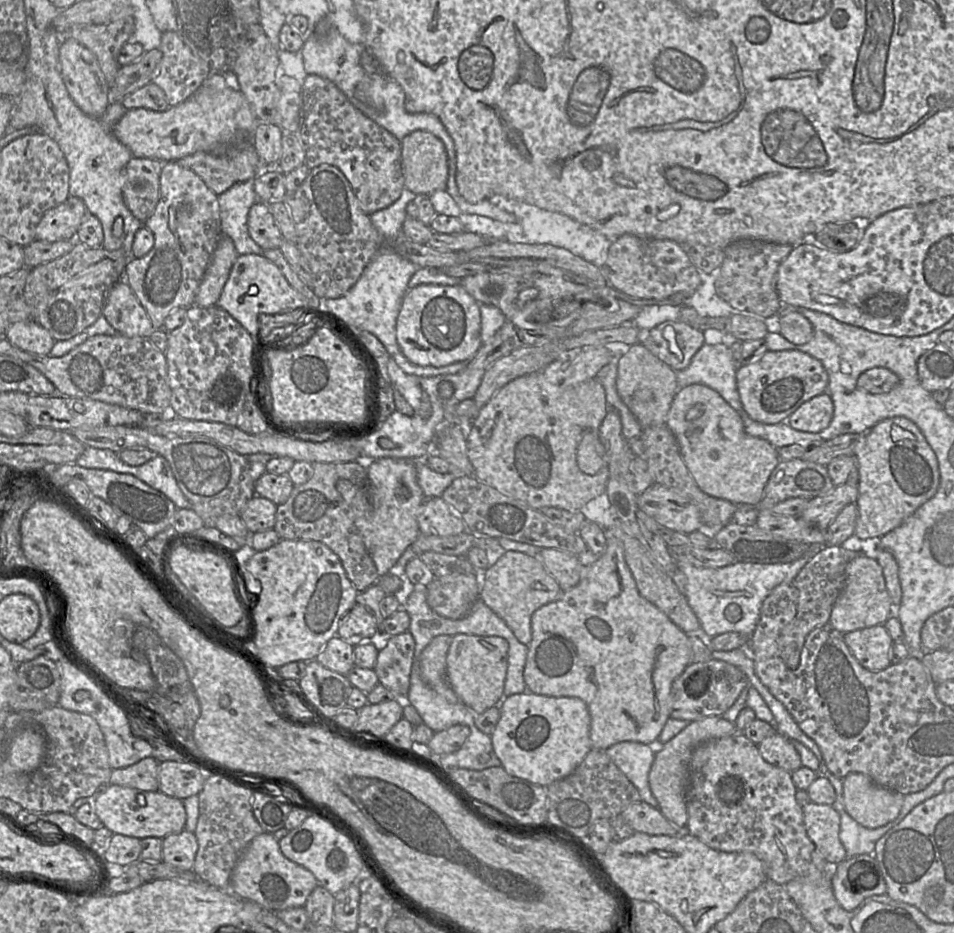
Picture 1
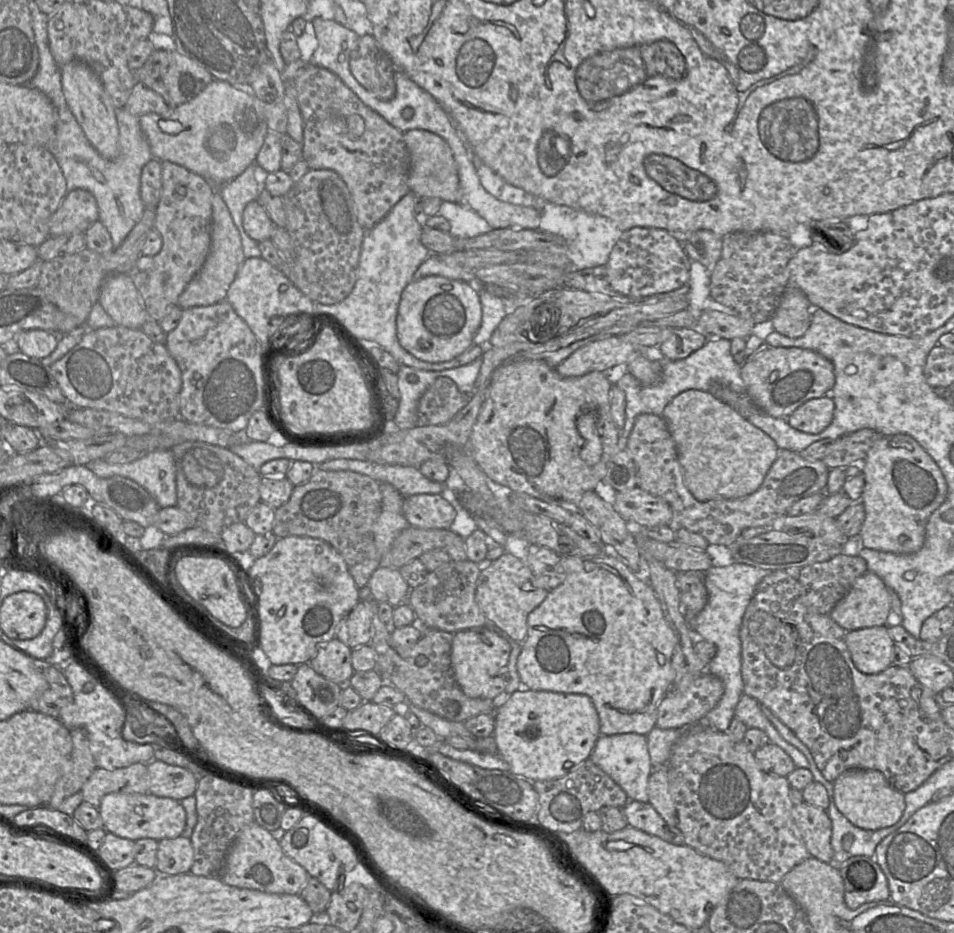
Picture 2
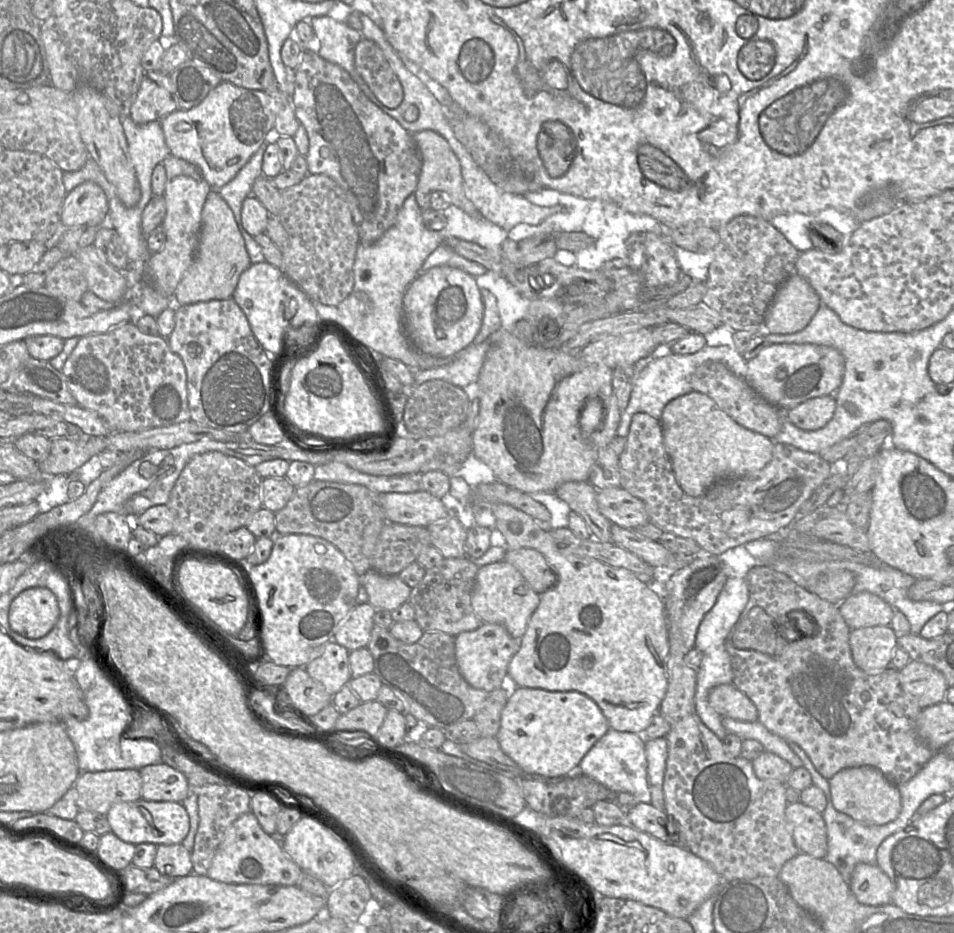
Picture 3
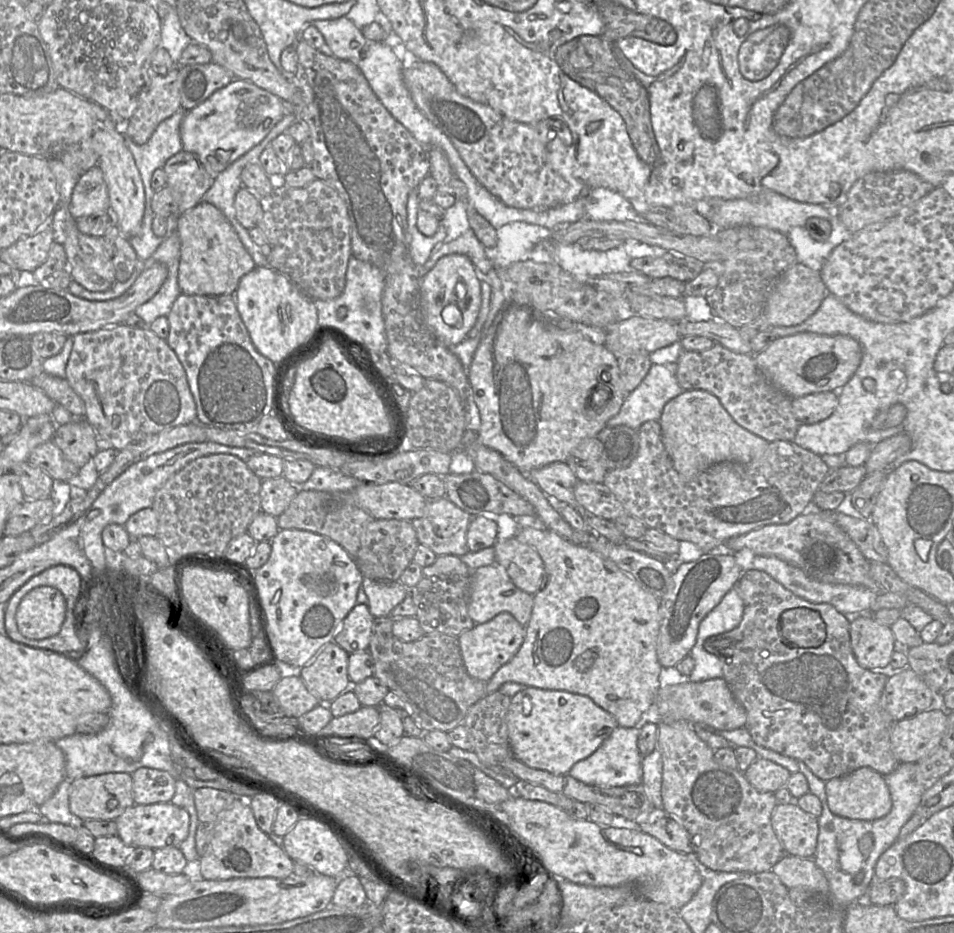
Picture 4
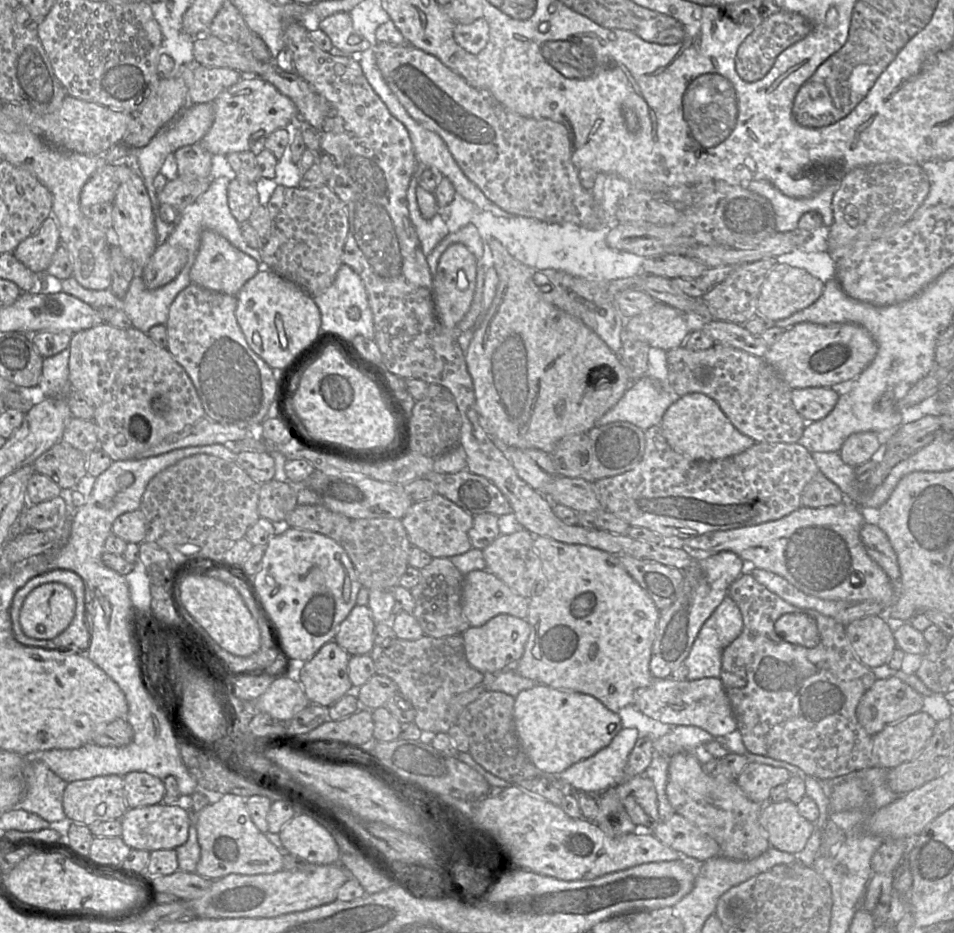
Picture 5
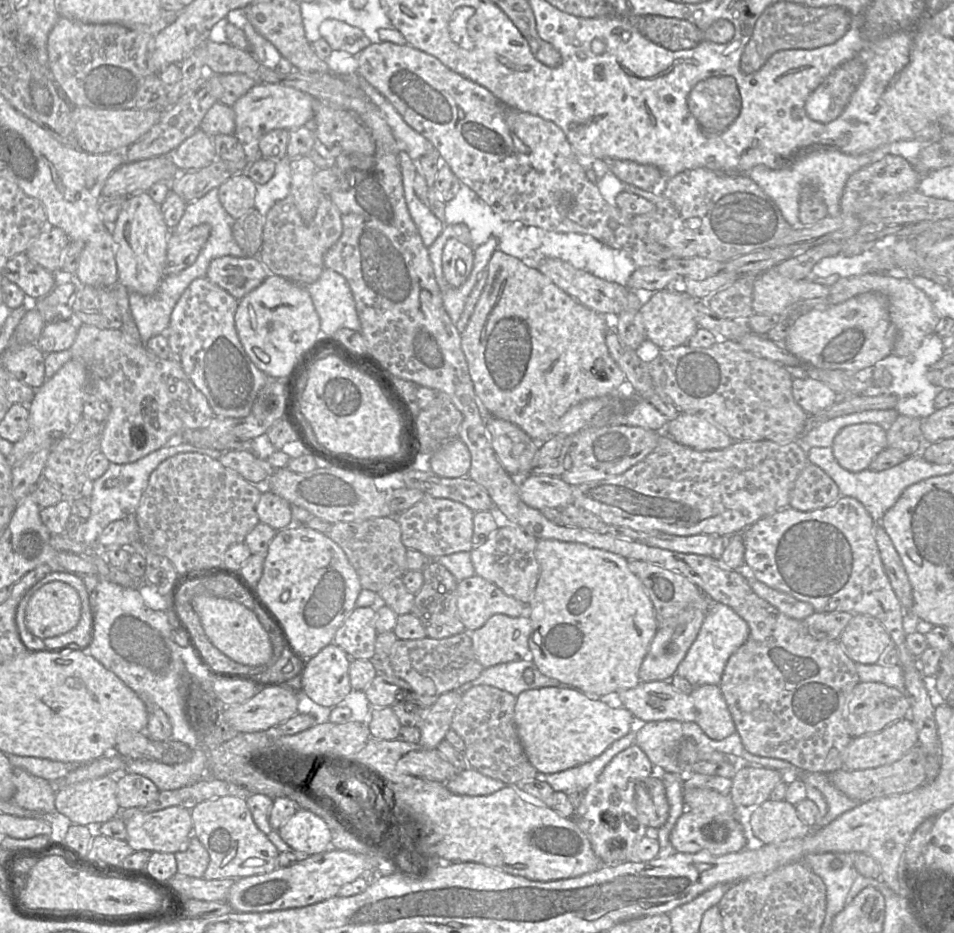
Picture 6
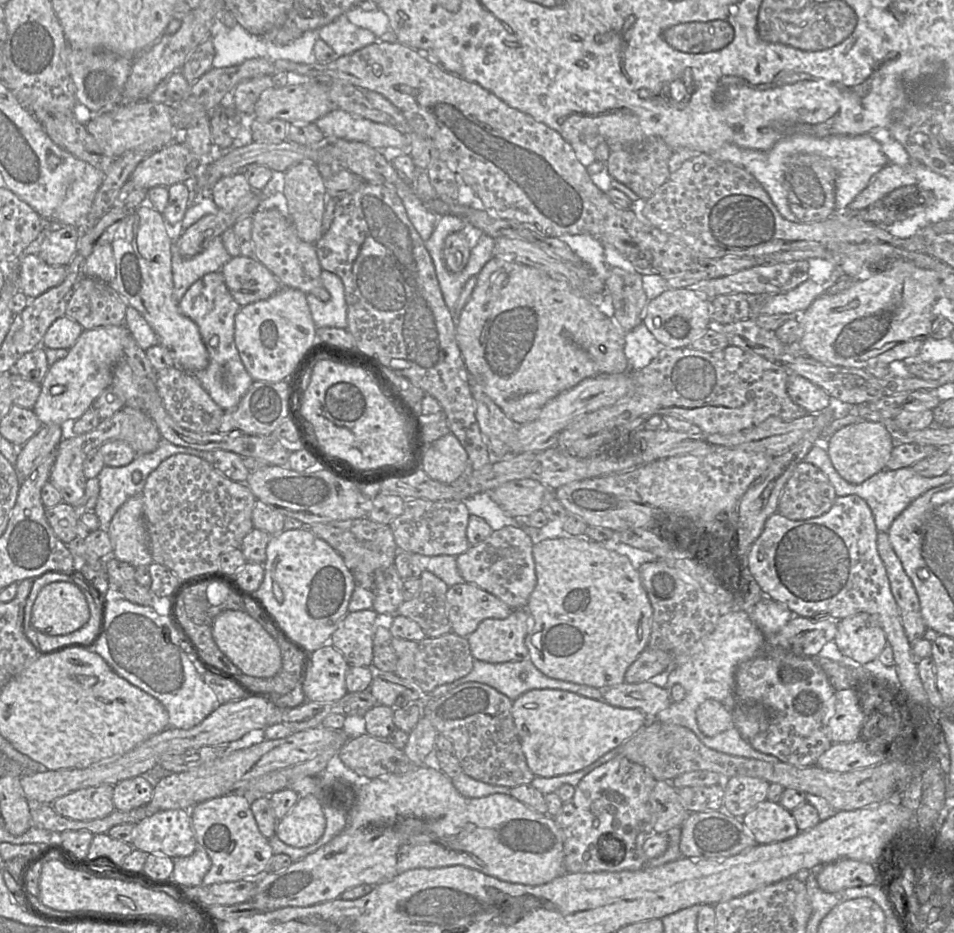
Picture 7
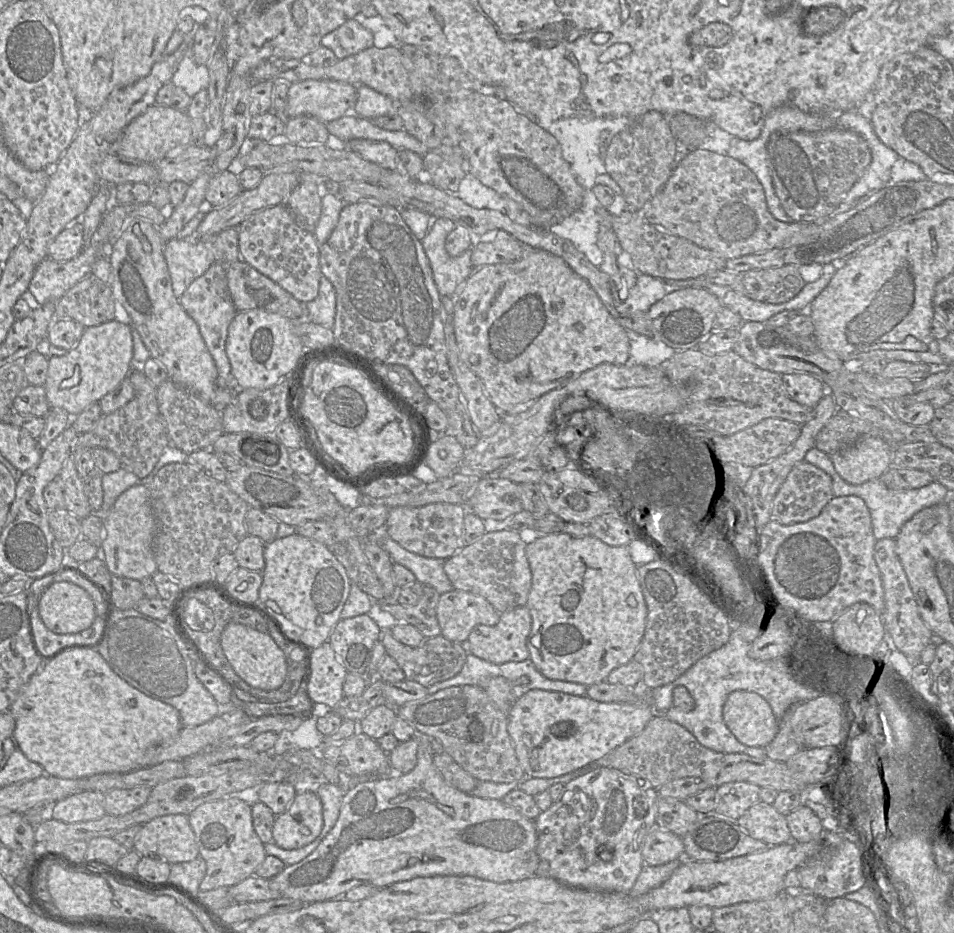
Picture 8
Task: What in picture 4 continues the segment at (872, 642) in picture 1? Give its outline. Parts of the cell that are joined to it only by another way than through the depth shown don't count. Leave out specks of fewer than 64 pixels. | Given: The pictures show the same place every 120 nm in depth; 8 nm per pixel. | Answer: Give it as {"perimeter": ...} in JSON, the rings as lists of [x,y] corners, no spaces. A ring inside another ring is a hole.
{"perimeter":[[[870,613],[851,617],[850,639],[856,660],[869,670],[887,667],[898,647],[891,628],[877,622]]]}

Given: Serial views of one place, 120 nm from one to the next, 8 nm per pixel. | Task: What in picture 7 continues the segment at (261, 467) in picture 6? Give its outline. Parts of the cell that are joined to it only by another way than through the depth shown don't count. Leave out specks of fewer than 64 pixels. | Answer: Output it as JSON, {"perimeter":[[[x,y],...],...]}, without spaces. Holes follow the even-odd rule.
{"perimeter":[[[193,449],[193,454],[206,460],[230,480],[246,483],[250,471],[243,463],[243,457],[226,450],[202,451]]]}

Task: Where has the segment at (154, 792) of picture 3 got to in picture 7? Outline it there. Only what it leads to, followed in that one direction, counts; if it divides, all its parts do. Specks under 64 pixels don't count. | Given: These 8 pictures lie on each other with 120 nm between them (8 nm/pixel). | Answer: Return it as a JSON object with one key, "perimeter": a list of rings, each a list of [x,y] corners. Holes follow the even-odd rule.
{"perimeter":[[[147,776],[125,779],[114,785],[113,804],[118,811],[131,811],[152,799],[154,782]]]}

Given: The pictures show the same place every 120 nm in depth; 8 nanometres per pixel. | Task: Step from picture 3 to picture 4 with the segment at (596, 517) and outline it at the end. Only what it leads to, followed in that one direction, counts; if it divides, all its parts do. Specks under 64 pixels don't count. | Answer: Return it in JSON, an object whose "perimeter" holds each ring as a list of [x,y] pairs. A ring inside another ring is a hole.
{"perimeter":[[[554,462],[529,473],[529,477],[545,495],[553,495],[561,502],[568,503],[581,515],[588,516],[575,497],[575,486],[579,482],[566,462]]]}

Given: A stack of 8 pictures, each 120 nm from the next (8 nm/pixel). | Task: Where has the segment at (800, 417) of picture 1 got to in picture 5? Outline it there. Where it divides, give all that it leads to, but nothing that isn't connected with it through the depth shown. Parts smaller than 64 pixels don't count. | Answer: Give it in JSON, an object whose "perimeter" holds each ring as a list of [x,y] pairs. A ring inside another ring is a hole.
{"perimeter":[[[807,387],[792,389],[791,400],[794,408],[808,422],[827,417],[839,400],[839,394],[832,388]]]}

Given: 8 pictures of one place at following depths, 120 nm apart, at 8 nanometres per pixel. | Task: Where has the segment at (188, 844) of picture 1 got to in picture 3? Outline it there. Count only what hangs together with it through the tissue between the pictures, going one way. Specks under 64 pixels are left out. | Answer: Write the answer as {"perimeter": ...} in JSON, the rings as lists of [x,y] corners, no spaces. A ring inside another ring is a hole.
{"perimeter":[[[182,843],[158,845],[154,867],[172,878],[189,875],[193,872],[191,853]]]}

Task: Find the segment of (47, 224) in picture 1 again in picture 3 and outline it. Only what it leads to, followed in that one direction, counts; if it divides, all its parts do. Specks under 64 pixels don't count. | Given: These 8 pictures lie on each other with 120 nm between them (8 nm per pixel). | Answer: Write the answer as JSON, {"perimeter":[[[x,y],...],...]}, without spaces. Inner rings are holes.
{"perimeter":[[[87,181],[66,194],[58,220],[66,228],[82,225],[100,227],[107,223],[108,211],[103,189],[98,184]]]}

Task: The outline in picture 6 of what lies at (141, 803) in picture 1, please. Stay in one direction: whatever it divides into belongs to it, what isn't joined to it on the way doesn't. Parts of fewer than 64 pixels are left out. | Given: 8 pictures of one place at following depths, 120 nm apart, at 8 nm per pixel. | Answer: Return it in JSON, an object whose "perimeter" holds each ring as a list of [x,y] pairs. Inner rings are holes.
{"perimeter":[[[171,806],[154,812],[140,812],[125,821],[127,829],[126,841],[134,851],[176,853],[185,851],[193,834],[191,809]]]}

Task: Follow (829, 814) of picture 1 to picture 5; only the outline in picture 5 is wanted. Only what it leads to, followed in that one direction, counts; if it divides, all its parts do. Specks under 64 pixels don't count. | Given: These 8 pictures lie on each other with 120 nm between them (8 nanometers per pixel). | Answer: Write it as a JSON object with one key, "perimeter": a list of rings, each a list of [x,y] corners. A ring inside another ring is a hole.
{"perimeter":[[[788,799],[764,804],[759,822],[767,833],[770,847],[794,855],[803,850],[815,830],[815,823],[805,819]]]}

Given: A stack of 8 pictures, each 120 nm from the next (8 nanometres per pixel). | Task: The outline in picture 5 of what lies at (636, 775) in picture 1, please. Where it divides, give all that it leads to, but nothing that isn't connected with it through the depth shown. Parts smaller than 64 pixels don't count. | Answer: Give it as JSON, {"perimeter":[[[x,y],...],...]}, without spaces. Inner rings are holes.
{"perimeter":[[[622,728],[611,743],[593,756],[579,761],[558,774],[559,778],[568,782],[574,792],[602,793],[609,787],[616,787],[625,779],[625,766],[628,757],[638,740],[639,731],[636,728]]]}

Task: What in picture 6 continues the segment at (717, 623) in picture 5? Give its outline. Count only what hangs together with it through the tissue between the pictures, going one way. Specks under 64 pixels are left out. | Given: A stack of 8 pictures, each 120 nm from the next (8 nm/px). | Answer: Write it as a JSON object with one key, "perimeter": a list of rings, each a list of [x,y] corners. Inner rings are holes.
{"perimeter":[[[712,603],[701,629],[678,665],[675,674],[686,679],[693,687],[706,684],[719,685],[729,657],[748,639],[749,626],[732,608],[722,603]]]}

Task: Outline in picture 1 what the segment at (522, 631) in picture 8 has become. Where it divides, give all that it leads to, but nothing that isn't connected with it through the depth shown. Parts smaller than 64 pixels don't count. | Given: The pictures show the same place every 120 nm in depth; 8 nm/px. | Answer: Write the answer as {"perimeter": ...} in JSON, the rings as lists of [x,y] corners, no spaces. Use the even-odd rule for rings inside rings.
{"perimeter":[[[456,634],[446,658],[447,678],[454,692],[474,714],[496,705],[504,694],[508,670],[508,641],[500,636]]]}

